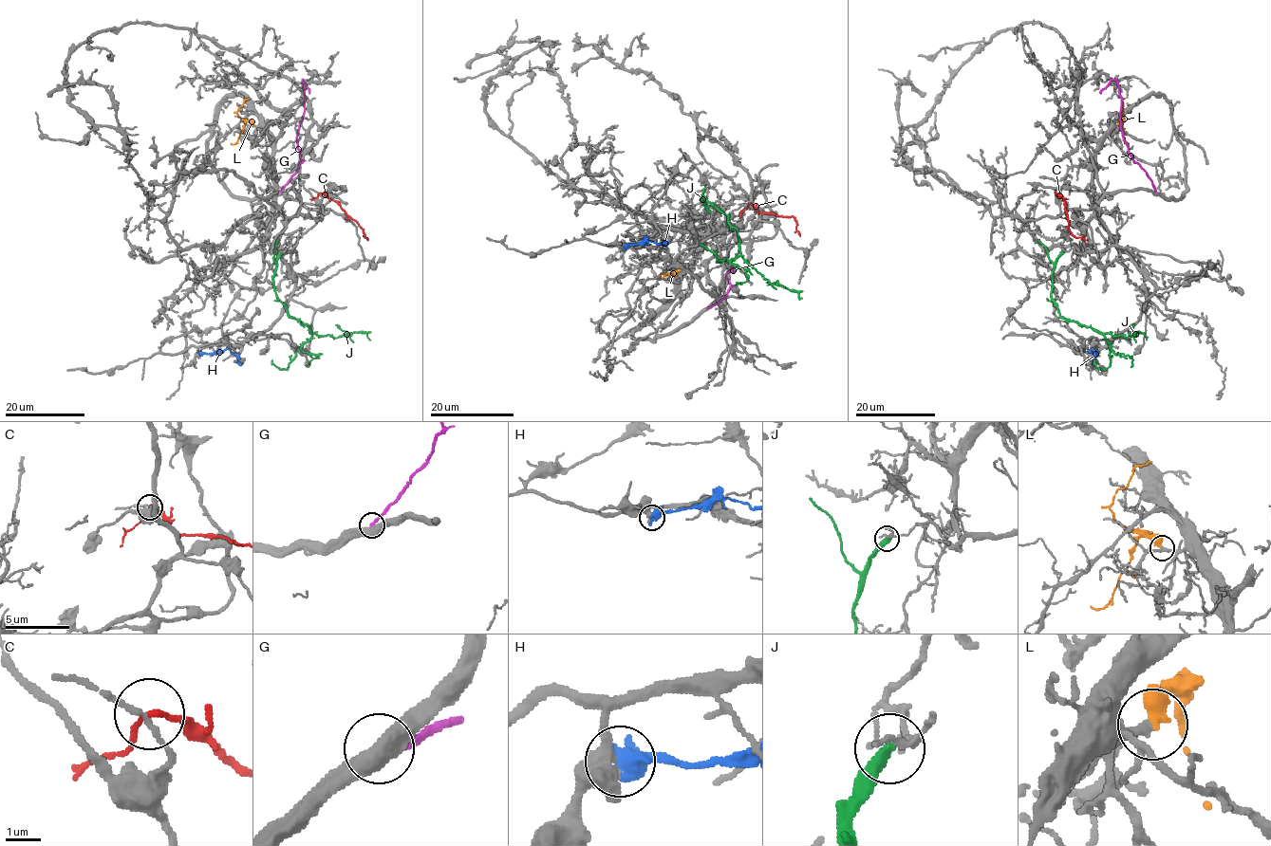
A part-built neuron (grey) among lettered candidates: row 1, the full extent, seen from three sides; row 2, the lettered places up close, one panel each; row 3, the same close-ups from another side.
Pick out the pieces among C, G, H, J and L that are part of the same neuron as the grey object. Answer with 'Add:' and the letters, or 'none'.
Add: L

